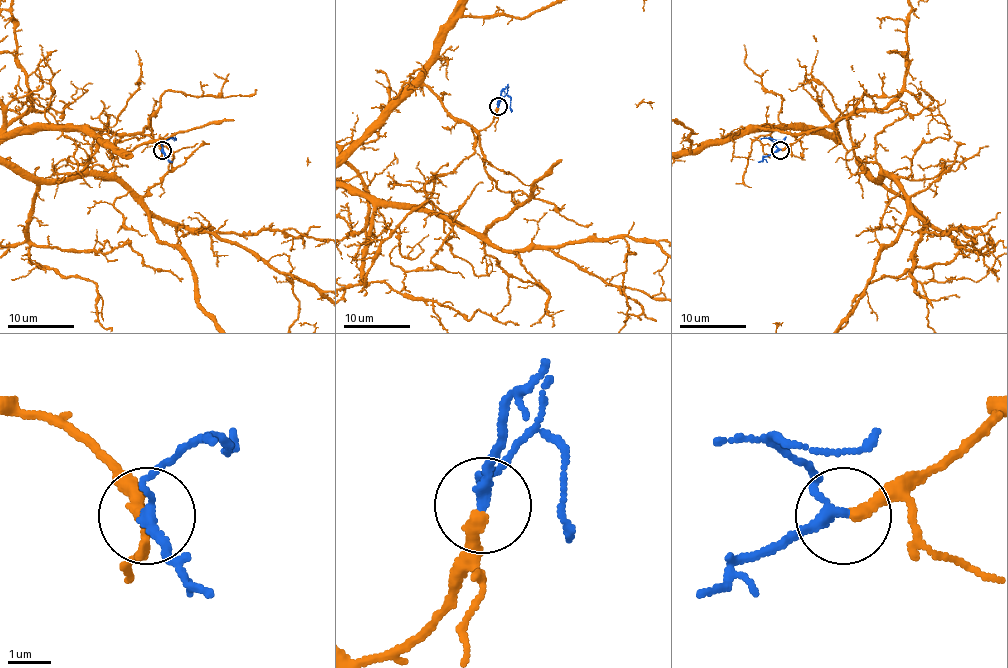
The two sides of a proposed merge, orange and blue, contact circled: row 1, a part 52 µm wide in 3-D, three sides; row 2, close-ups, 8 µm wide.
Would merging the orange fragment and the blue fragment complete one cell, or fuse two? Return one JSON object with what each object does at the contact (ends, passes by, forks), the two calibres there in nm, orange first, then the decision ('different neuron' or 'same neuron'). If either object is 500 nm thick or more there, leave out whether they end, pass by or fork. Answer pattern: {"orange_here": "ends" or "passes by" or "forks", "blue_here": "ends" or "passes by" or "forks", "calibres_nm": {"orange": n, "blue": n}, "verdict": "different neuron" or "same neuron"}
{"orange_here": "ends", "blue_here": "passes by", "calibres_nm": {"orange": 320, "blue": 200}, "verdict": "same neuron"}

